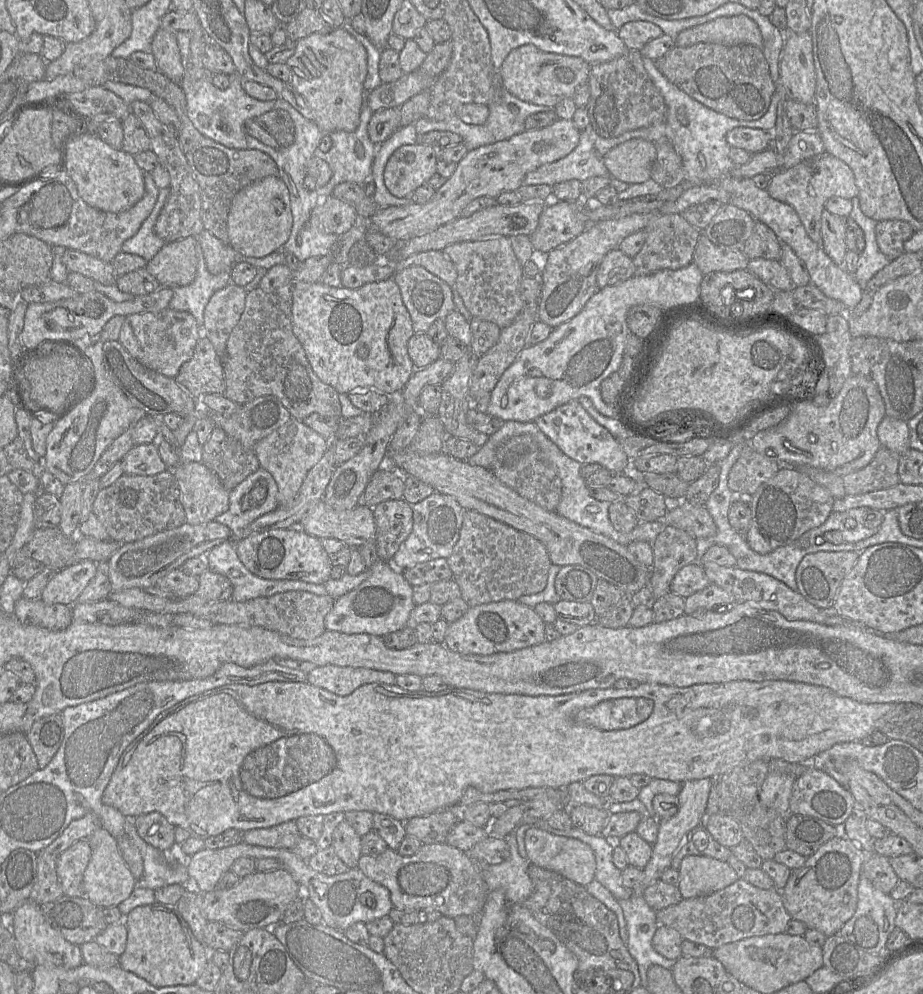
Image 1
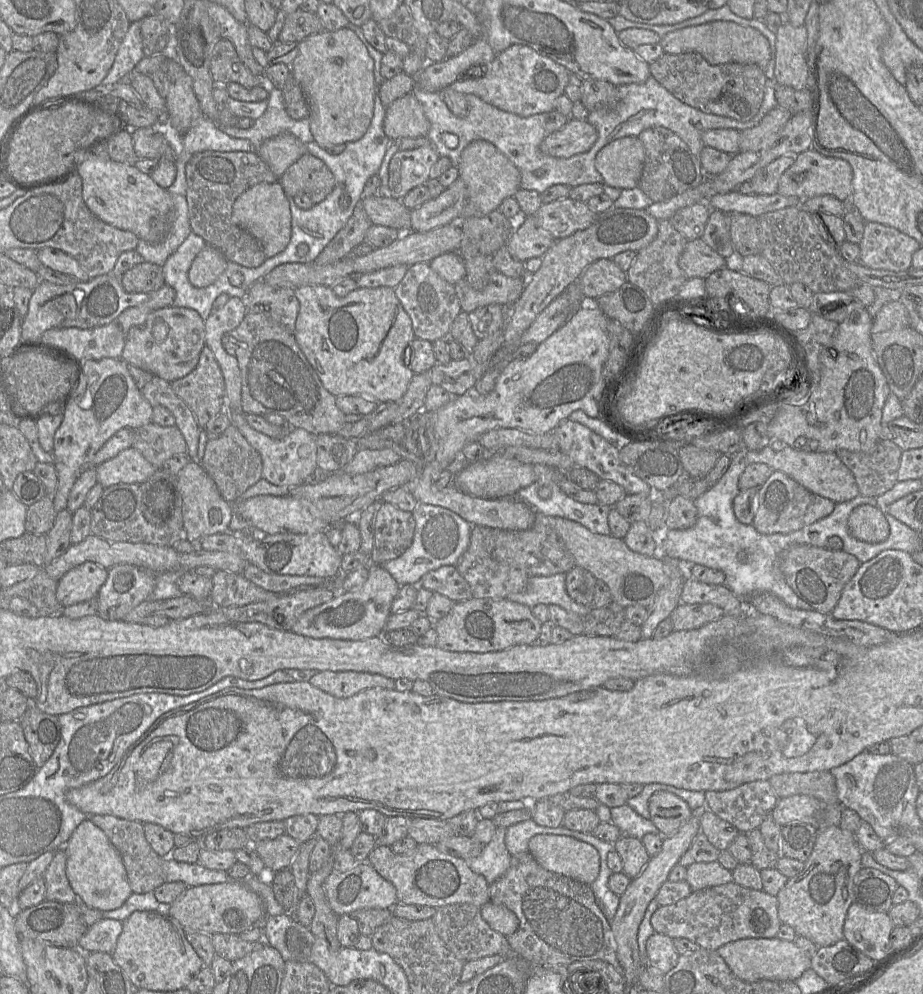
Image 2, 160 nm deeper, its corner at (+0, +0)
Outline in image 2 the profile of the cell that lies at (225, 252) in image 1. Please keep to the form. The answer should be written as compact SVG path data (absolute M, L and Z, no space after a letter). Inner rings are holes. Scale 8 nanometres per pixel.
M206 244L194 258L188 271L188 279L197 288L207 287L225 271L227 262L228 260L219 249Z

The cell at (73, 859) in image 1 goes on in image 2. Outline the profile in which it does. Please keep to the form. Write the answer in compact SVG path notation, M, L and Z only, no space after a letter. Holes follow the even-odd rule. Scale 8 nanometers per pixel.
M57 850L43 875L46 884L46 900L48 901L61 903L75 903L77 901L77 895L66 875L66 861L65 850Z

